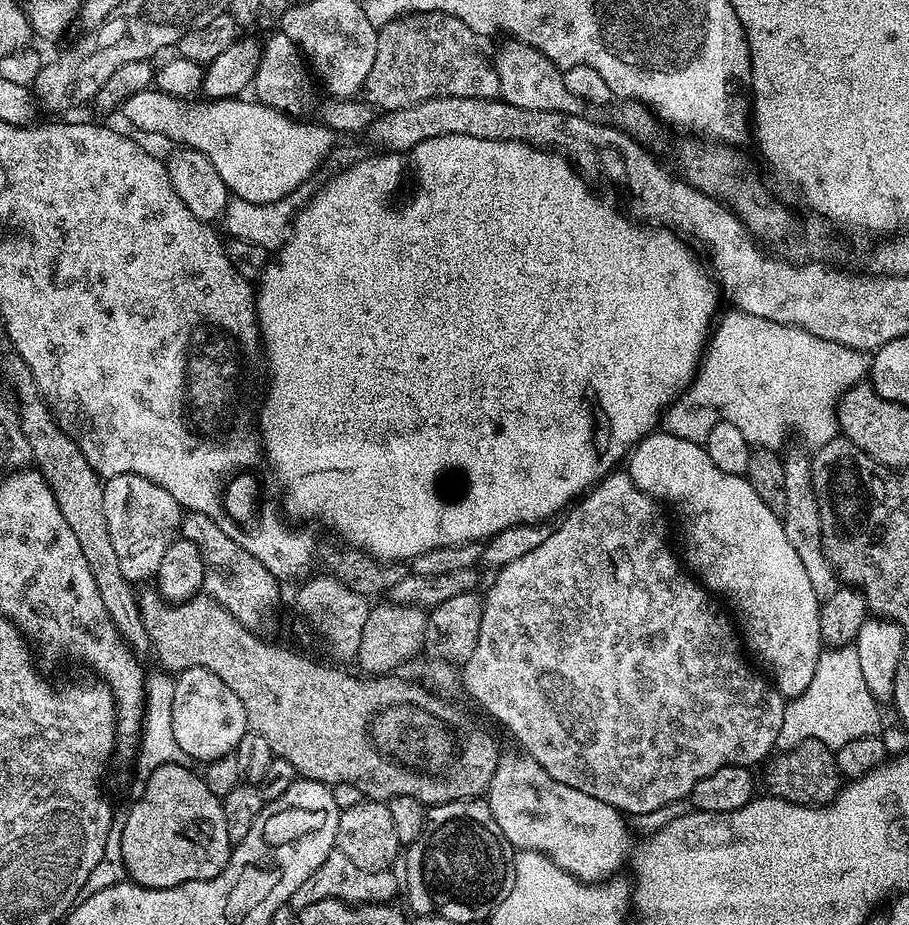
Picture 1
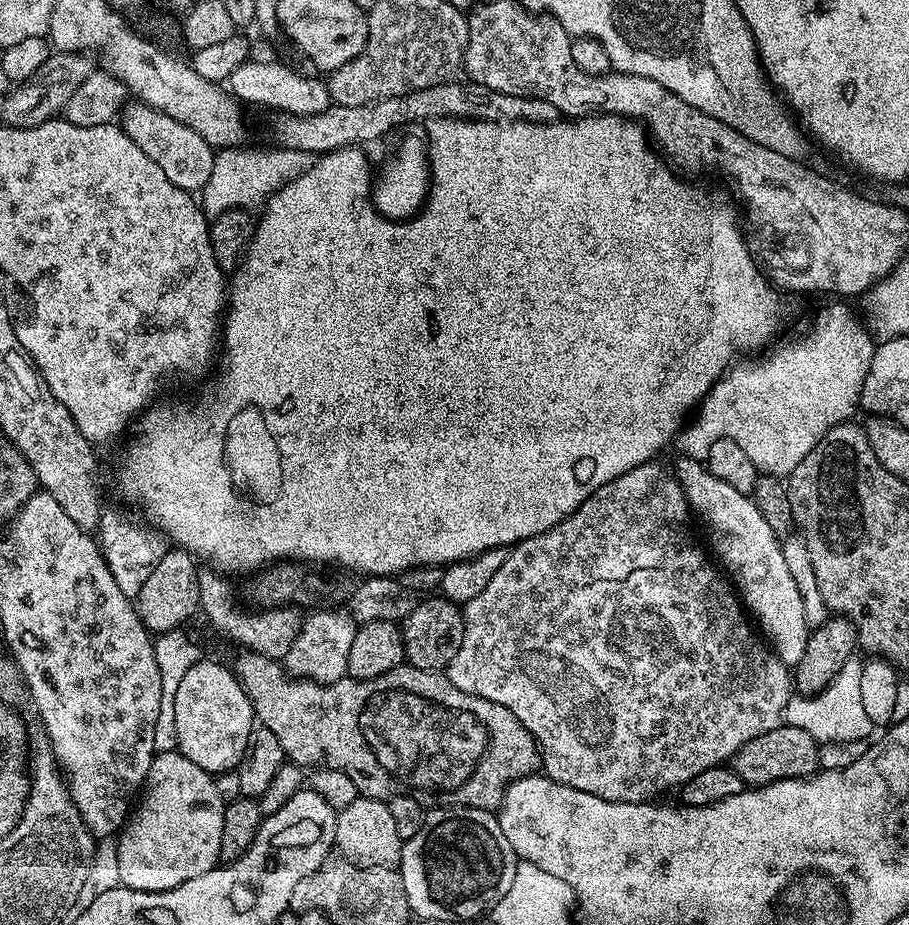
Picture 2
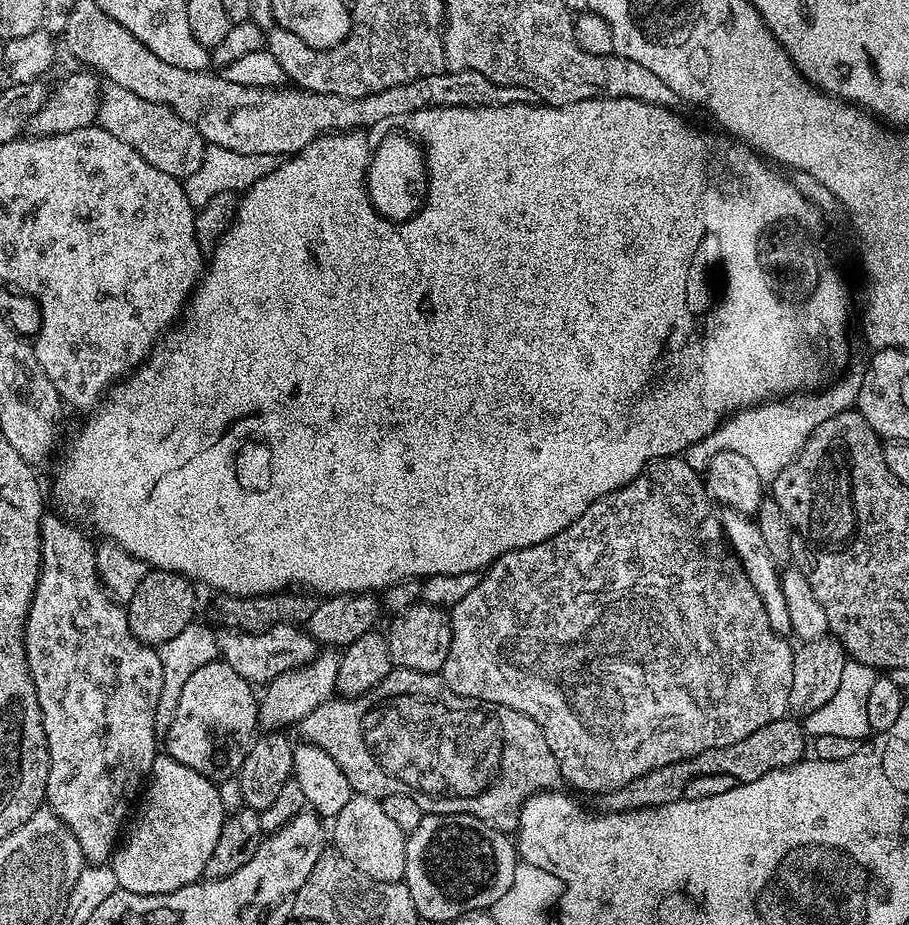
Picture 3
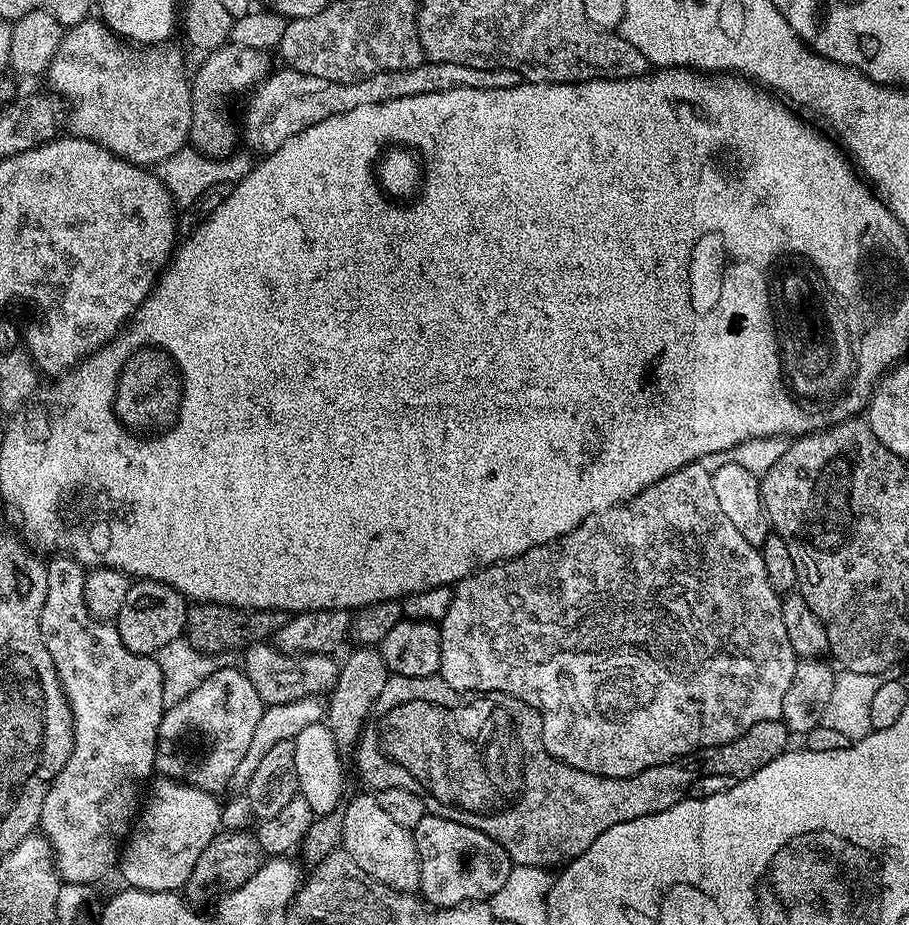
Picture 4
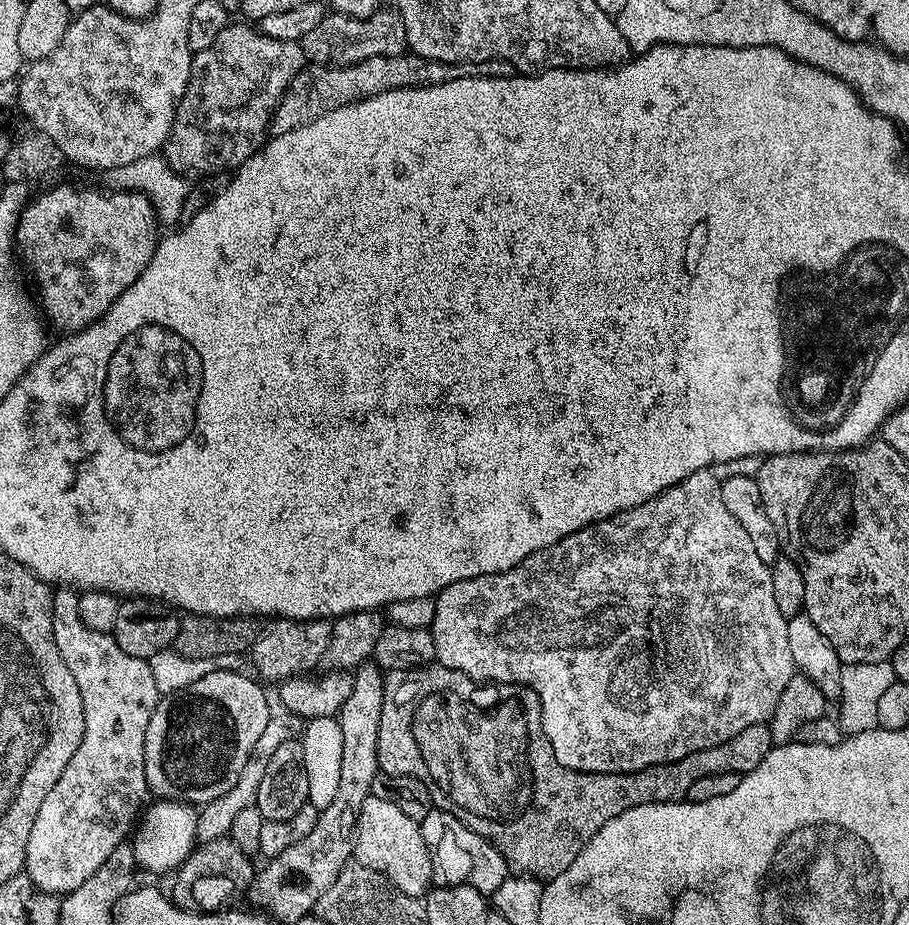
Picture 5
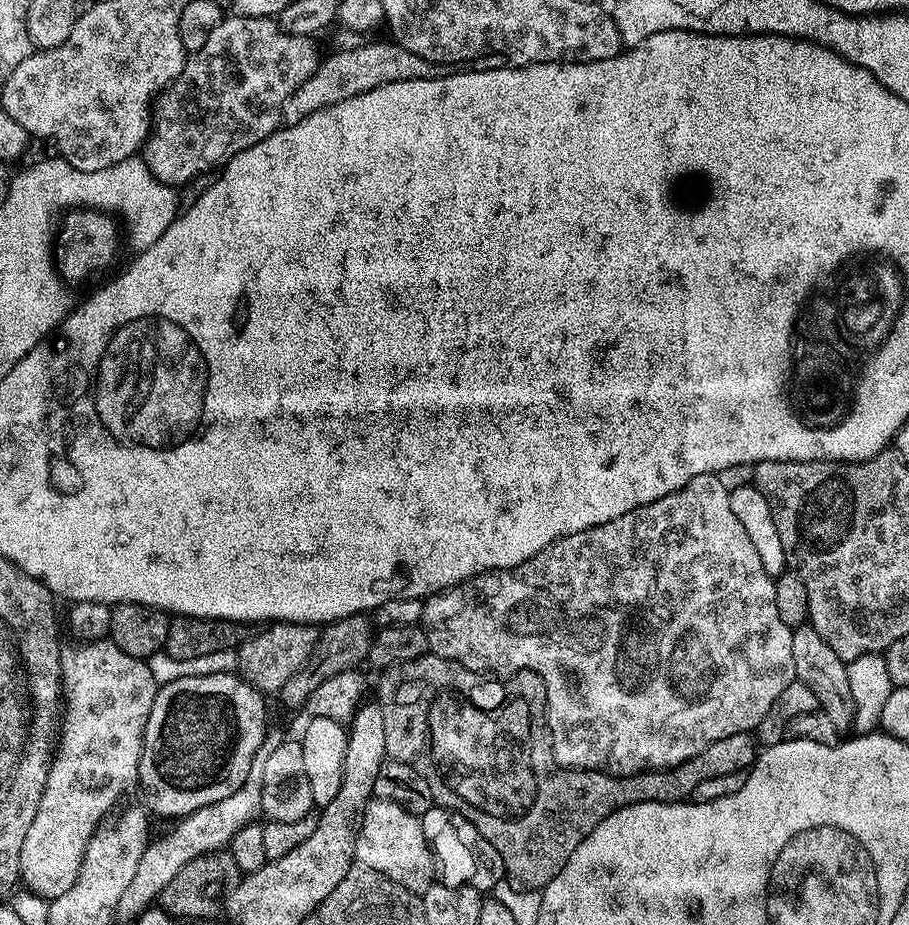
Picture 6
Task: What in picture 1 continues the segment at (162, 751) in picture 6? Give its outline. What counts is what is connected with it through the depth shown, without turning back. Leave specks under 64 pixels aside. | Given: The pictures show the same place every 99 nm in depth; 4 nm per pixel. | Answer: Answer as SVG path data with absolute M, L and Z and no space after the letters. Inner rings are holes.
M187 668L175 677L175 681L172 725L174 739L178 746L182 746L185 757L189 761L207 762L233 755L238 742L242 742L244 735L250 731L246 710L238 694L234 694L234 690L230 690L218 674L205 668Z

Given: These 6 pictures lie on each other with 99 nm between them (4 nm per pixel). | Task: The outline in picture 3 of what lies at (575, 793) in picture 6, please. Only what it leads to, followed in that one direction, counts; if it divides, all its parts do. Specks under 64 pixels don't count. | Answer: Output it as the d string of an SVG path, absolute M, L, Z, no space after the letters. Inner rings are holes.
M393 667L392 672L386 674L386 678L382 678L382 682L378 682L378 686L371 688L364 696L333 698L327 700L322 706L318 706L310 714L306 714L306 718L300 720L298 731L304 735L301 737L307 743L317 744L319 748L326 750L326 754L330 754L330 758L334 758L334 762L338 762L338 770L342 770L342 774L346 774L353 793L361 796L383 798L397 792L399 785L401 789L412 795L414 802L418 802L418 806L422 806L425 814L433 816L470 814L474 818L486 822L491 828L496 828L499 832L505 834L515 833L520 822L520 811L529 798L537 796L540 792L555 789L559 785L556 783L561 783L562 780L558 762L548 748L548 743L542 734L540 724L534 722L534 718L530 718L526 714L522 714L505 704L466 702L464 697L454 694L454 690L450 690L450 686L444 679L430 672ZM796 718L775 720L762 726L762 730L754 730L754 734L742 738L742 742L734 742L731 746L714 746L714 750L702 750L702 754L694 758L686 758L682 762L674 762L658 770L650 770L642 774L642 778L634 778L634 782L628 782L618 790L603 793L599 797L601 809L604 812L633 812L643 808L666 806L675 800L684 799L686 786L690 786L690 782L702 774L730 774L730 778L742 784L754 782L770 770L796 764L805 752L806 733L801 721Z

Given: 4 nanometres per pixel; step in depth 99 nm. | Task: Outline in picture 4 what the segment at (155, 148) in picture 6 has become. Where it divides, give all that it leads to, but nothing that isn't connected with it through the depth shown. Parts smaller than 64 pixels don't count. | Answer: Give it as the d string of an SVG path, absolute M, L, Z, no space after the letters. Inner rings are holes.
M231 42L207 53L191 81L192 86L192 134L190 144L195 151L204 156L223 158L231 156L238 148L238 128L228 121L226 113L220 109L219 100L223 96L236 96L239 92L248 94L257 84L267 80L273 71L273 57L262 50L246 50ZM237 140L237 144L236 144Z

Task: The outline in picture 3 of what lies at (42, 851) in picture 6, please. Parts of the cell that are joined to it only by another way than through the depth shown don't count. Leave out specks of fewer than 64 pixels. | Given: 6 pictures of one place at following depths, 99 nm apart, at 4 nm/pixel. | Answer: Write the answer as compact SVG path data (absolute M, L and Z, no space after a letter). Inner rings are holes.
M45 515L40 522L40 577L36 592L32 596L32 605L28 607L28 620L24 623L24 649L30 666L32 681L38 694L38 702L44 710L44 729L48 742L48 791L46 793L47 807L51 808L62 818L62 822L78 838L78 846L82 846L85 861L91 864L103 864L111 857L118 841L121 839L124 819L128 816L128 807L137 799L142 785L147 781L148 773L152 771L152 763L156 760L156 711L158 710L158 694L162 694L162 662L159 651L153 645L144 644L130 630L128 614L123 604L117 604L100 580L96 565L96 549L93 541L88 541L78 529L63 515Z

